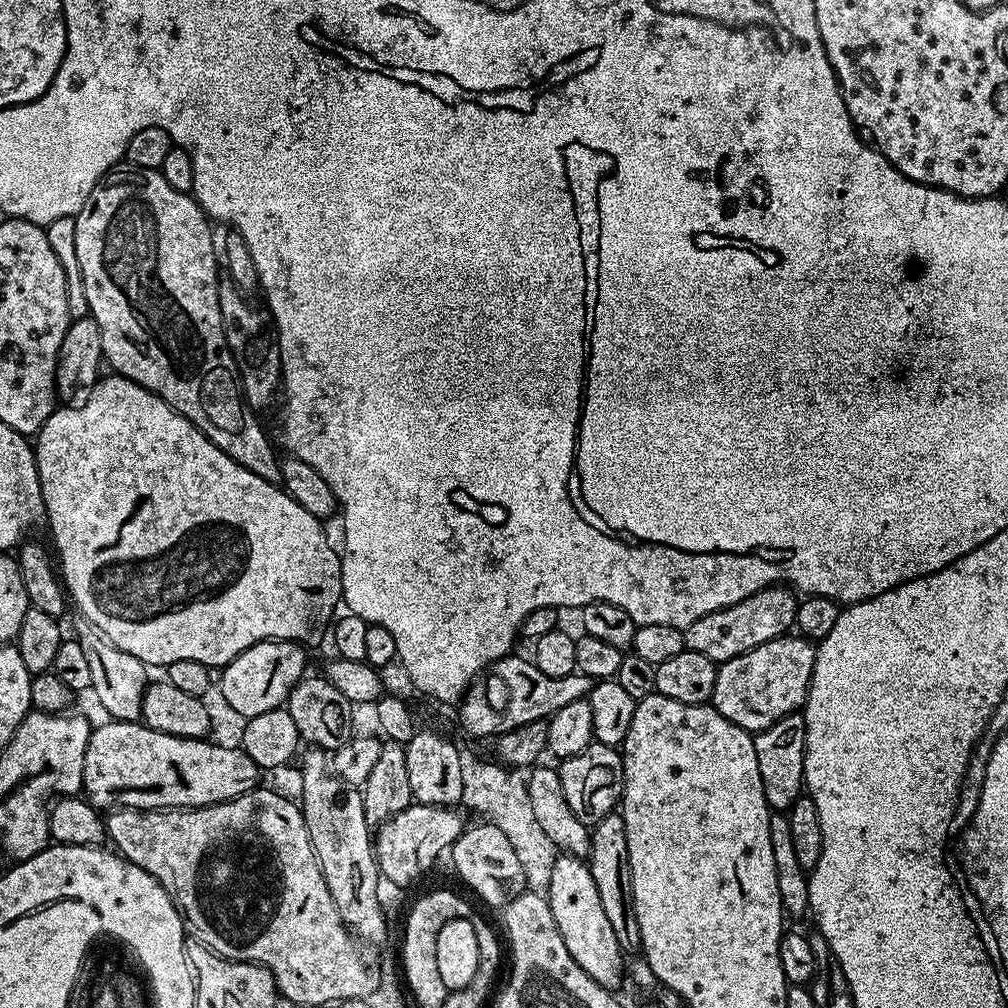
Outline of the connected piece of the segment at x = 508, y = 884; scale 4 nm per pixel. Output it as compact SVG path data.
M485 822L467 827L450 847L450 855L461 880L488 905L507 907L508 903L527 889L524 869L510 839L494 823Z

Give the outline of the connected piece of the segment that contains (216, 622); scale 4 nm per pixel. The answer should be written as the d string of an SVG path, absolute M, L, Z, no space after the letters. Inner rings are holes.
M119 374L105 375L103 379L93 386L87 398L79 401L75 406L57 407L50 414L50 418L46 418L46 422L40 428L40 431L36 433L34 437L34 451L38 474L40 475L40 493L44 499L46 524L47 527L52 527L52 540L56 543L57 550L60 551L60 560L58 556L58 572L62 577L62 583L67 595L70 597L71 603L73 600L76 603L77 610L80 611L79 615L94 626L98 626L98 630L102 630L102 634L106 634L106 638L110 638L110 642L114 642L114 646L118 646L118 650L122 650L126 654L134 654L134 658L138 658L144 665L153 666L152 664L160 664L160 666L167 666L170 662L183 662L185 658L190 658L190 662L202 662L208 665L209 669L220 670L223 669L224 665L229 664L231 660L238 658L238 654L250 650L250 646L254 646L258 642L262 642L263 640L295 640L297 642L305 642L304 640L310 639L311 636L313 638L319 637L333 623L334 617L337 615L336 607L338 609L341 607L344 595L342 570L340 569L342 556L337 549L336 552L332 549L332 544L328 541L327 534L324 533L325 525L318 518L314 518L314 514L309 514L306 510L302 510L302 506L298 506L298 502L294 502L294 498L290 498L284 493L283 487L258 478L258 474L246 470L246 466L238 466L238 462L234 462L234 458L230 458L225 452L218 450L218 446L214 446L214 442L207 440L185 416L178 414L165 400L158 398L150 390L138 386L133 380L127 380L125 376Z

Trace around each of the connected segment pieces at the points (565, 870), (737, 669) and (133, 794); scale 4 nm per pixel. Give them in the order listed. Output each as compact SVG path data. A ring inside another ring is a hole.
M557 855L550 873L546 899L554 914L558 934L562 934L566 950L570 950L570 958L574 958L574 962L578 962L578 966L582 966L582 970L594 978L594 982L609 990L616 990L620 979L626 976L626 953L614 934L614 926L610 926L610 921L606 919L602 898L598 898L598 886L594 886L592 872L581 857Z
M785 634L754 646L754 650L743 652L738 658L730 658L716 669L714 694L710 701L712 707L730 718L730 722L753 734L770 727L784 716L799 713L807 705L808 688L814 683L817 651L817 645L813 641L805 640L799 634Z
M112 720L93 728L83 758L83 795L98 810L115 808L205 808L252 792L261 783L261 768L239 747L210 744L207 739L182 739L164 734L141 721Z

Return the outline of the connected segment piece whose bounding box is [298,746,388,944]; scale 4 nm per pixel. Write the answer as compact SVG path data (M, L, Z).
M307 749L300 764L300 796L298 803L304 813L306 830L312 839L312 849L318 866L330 886L330 898L338 906L338 914L348 931L361 941L380 944L388 932L384 912L380 909L382 877L376 863L374 836L364 813L364 794L357 785L341 780L330 767L325 749Z

